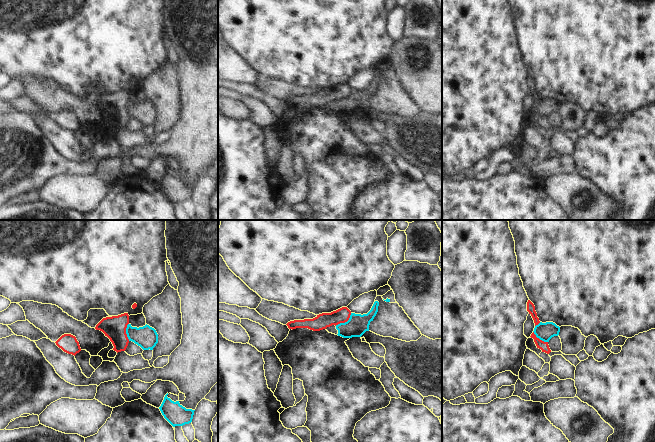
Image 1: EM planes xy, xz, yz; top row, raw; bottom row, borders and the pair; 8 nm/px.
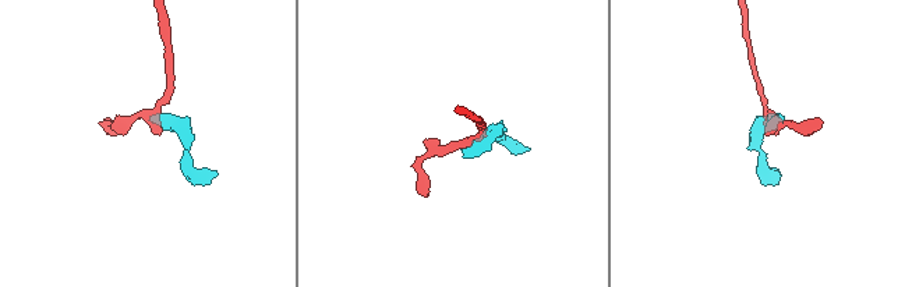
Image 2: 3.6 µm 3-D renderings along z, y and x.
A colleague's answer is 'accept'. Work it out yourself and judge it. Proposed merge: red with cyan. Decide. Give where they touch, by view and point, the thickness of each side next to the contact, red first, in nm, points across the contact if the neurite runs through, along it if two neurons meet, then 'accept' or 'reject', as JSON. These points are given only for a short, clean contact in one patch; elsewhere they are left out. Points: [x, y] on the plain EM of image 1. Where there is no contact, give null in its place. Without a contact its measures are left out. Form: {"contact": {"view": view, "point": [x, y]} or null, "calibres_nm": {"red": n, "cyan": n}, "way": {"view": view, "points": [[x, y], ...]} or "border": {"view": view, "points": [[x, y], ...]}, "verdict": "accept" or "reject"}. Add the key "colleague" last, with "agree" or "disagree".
{"contact": {"view": "xz", "point": [344, 98]}, "calibres_nm": {"red": 120, "cyan": 170}, "border": {"view": "xz", "points": [[351, 89], [346, 97], [335, 101]]}, "verdict": "reject", "colleague": "disagree"}

